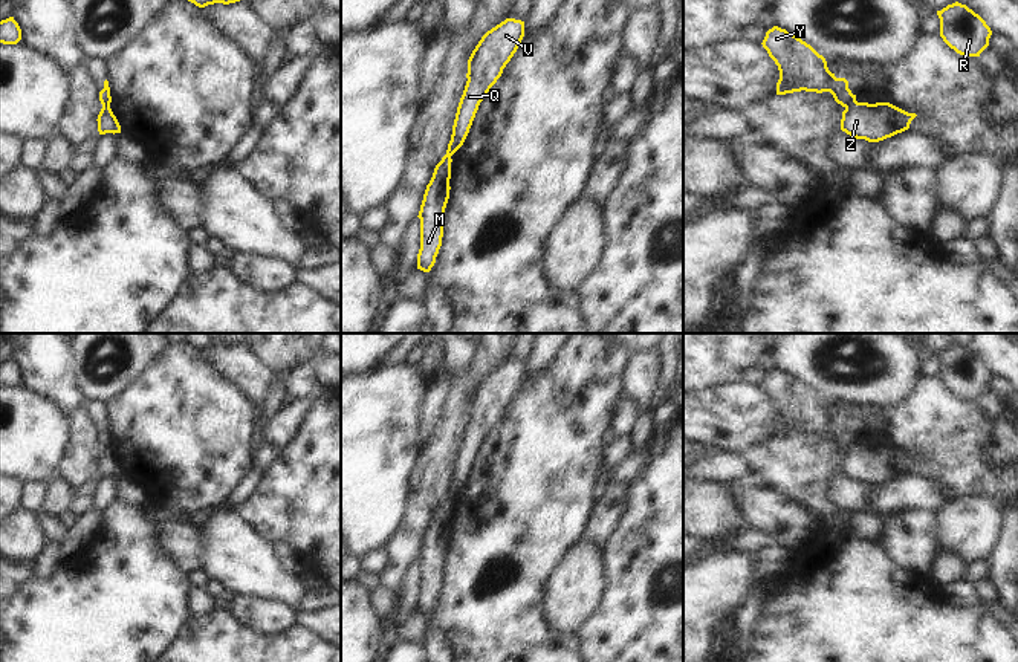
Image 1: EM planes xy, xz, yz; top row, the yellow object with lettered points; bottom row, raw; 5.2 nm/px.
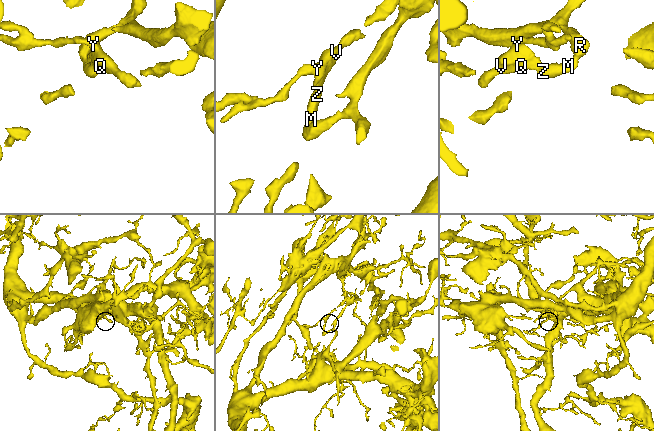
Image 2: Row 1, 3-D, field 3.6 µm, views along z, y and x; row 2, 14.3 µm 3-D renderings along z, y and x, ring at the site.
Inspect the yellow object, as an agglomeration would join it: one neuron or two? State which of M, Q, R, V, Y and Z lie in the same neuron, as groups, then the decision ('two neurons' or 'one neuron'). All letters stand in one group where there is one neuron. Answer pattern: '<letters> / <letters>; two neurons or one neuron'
M R Z / Q V Y; two neurons

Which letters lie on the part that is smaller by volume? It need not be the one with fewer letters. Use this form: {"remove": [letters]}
{"remove": ["Q", "V", "Y"]}

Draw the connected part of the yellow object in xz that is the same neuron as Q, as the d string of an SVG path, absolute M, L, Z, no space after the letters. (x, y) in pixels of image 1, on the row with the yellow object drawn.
M506 18L488 31L468 60L466 86L460 98L446 156L465 142L480 102L501 76L524 37L524 21Z

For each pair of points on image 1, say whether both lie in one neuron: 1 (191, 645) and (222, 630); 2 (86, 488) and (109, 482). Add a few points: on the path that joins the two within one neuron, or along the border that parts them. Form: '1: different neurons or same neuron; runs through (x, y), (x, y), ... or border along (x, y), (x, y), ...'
1: same neuron; runs through (199, 645), (207, 645), (214, 638)
2: different neurons; border along (100, 479), (89, 508)

